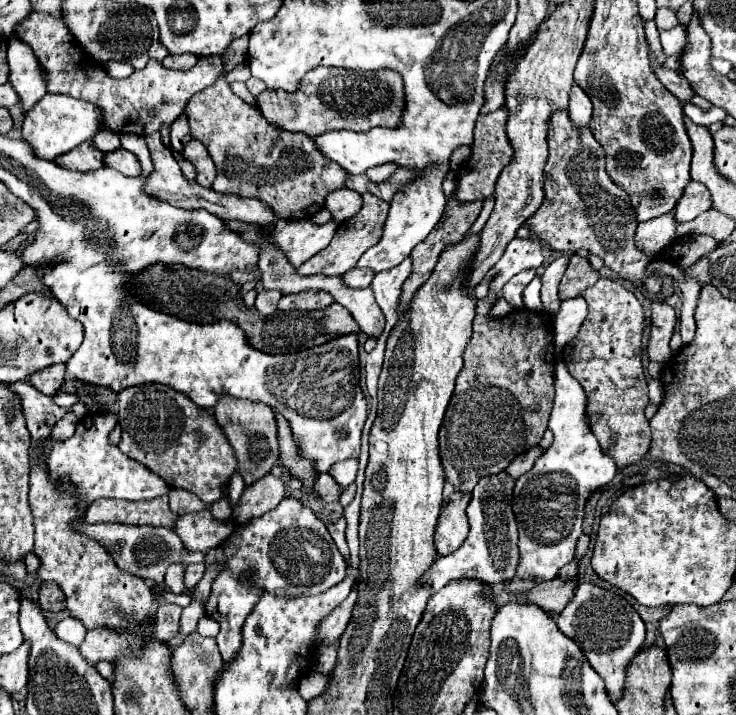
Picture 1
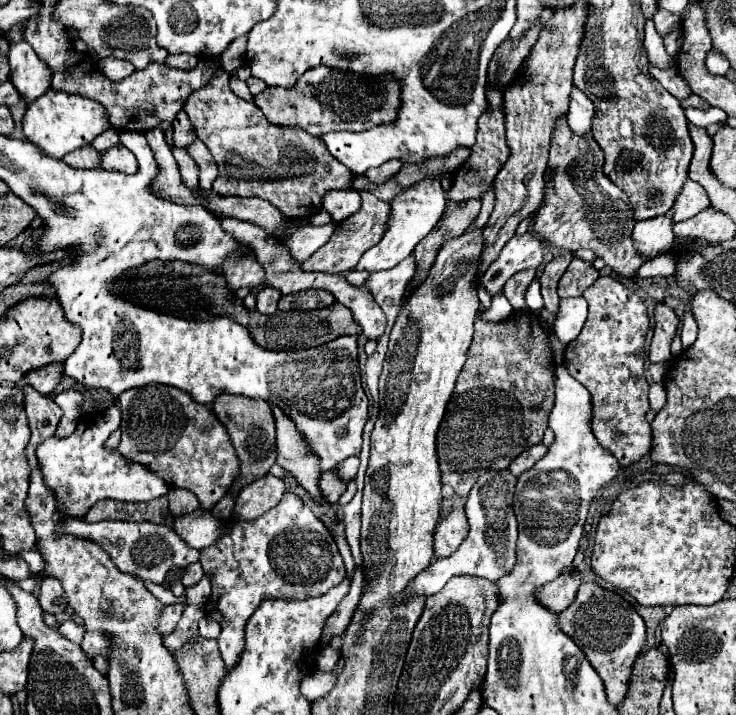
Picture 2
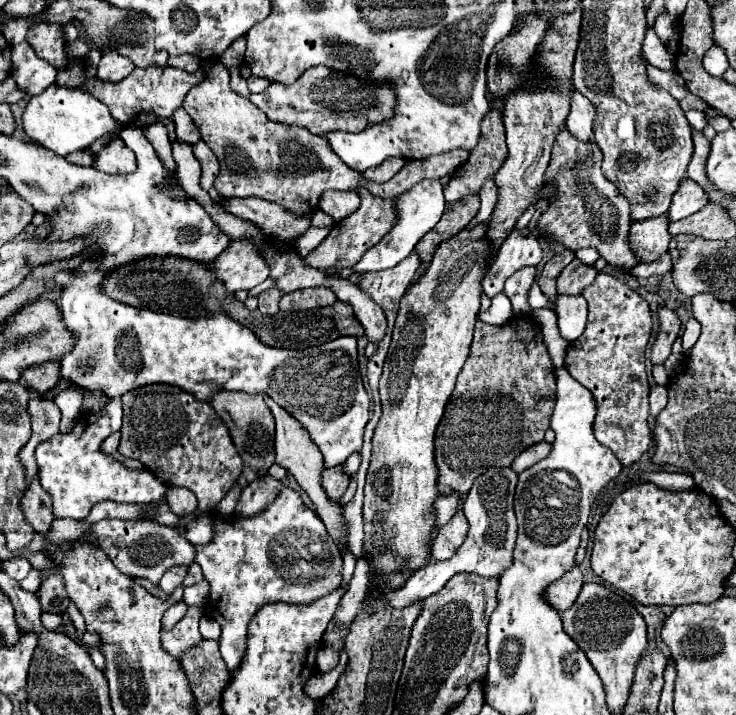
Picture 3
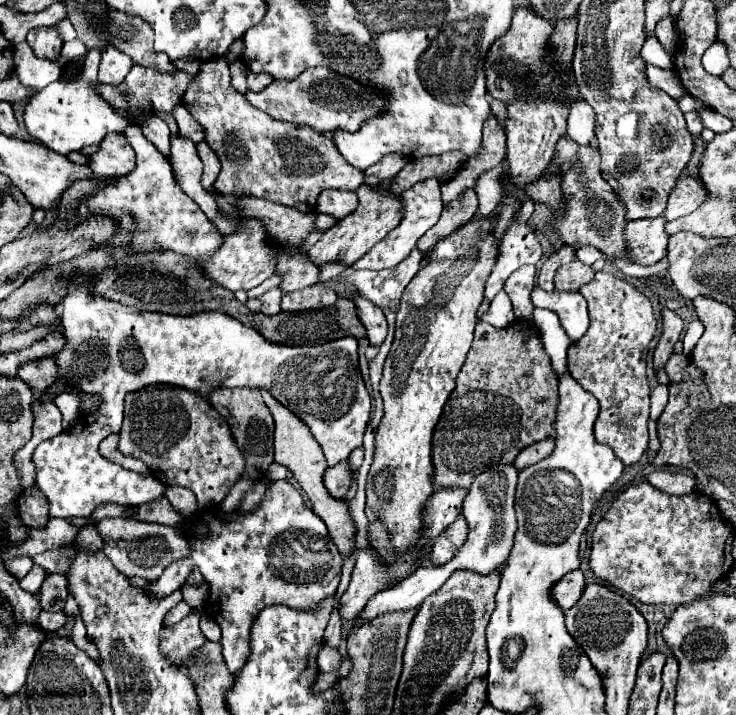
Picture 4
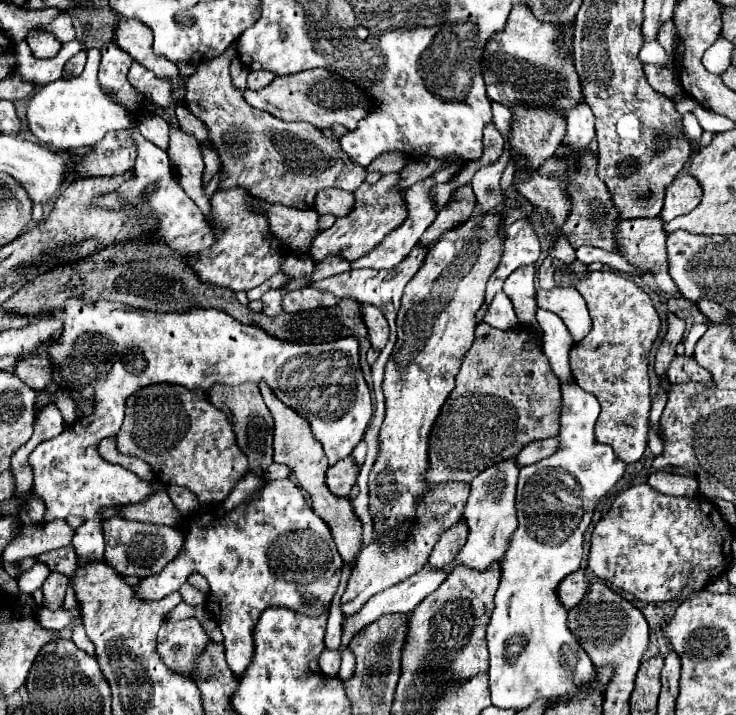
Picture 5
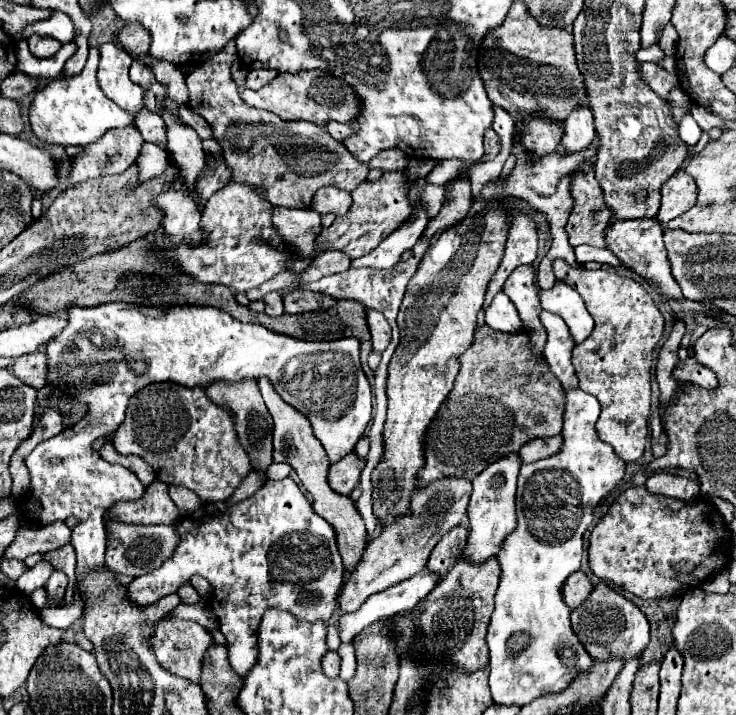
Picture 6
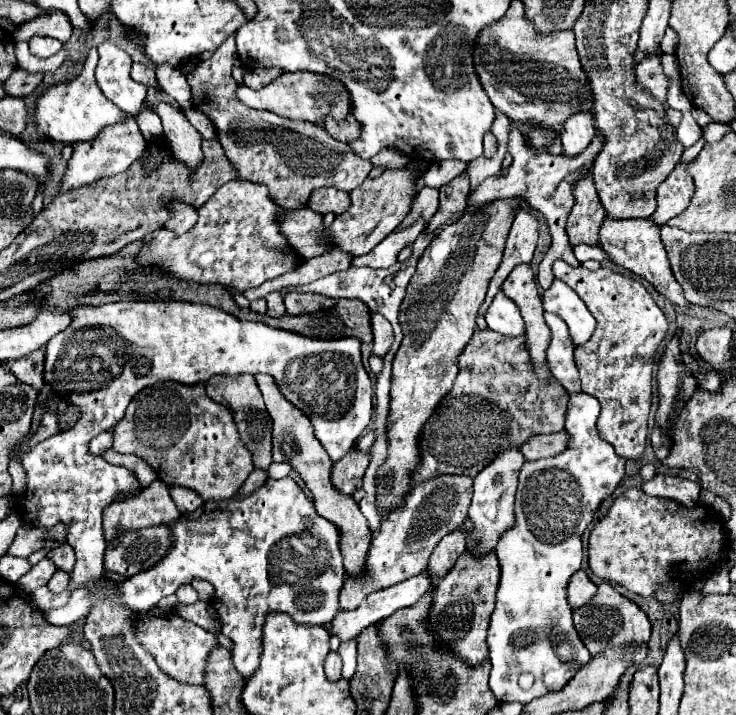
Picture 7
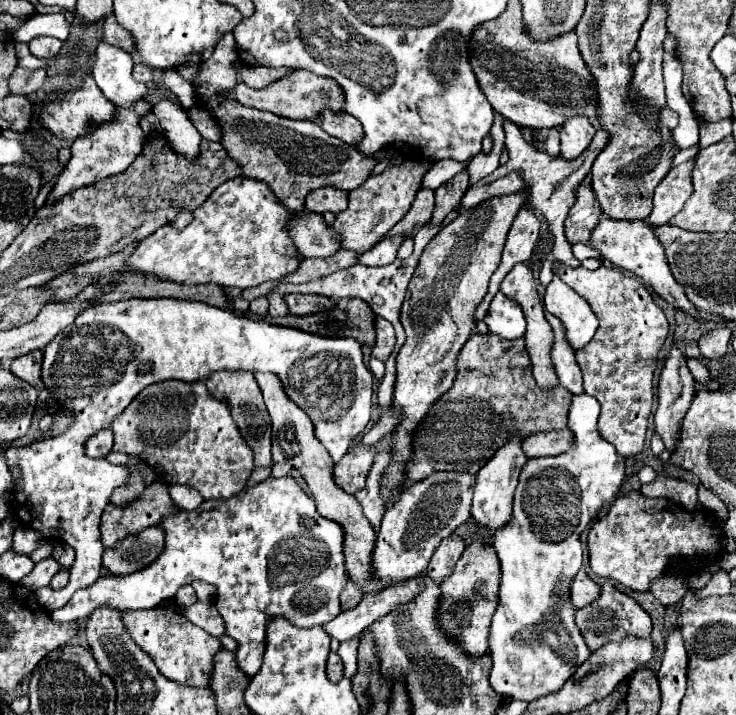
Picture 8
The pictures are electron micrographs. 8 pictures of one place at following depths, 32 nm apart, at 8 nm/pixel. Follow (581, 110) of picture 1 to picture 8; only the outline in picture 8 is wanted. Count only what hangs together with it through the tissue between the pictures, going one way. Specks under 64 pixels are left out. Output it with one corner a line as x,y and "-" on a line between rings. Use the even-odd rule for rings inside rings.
574,116
560,130
560,158
574,160
580,156
594,138
594,126
584,116

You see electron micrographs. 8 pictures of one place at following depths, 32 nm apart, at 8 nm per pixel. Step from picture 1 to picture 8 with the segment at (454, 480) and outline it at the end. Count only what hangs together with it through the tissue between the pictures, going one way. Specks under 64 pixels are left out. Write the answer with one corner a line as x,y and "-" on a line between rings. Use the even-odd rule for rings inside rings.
472,334
456,358
456,378
452,388
440,396
440,400
436,400
436,404
430,408
430,414
416,426
412,436
412,456
404,466
404,476
410,482
418,482
436,470
462,470
476,474
512,432
520,432
520,436
526,438
532,432
566,428
572,396
574,394
564,386
556,386
552,390
536,388
524,338
504,340
492,334

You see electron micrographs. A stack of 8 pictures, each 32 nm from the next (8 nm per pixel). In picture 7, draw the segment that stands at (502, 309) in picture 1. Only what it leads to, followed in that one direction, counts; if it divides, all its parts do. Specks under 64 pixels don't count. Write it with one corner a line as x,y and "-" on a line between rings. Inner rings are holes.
498,292
486,312
486,324
490,330
496,330
502,336
514,336
514,316
516,304
504,296
504,292

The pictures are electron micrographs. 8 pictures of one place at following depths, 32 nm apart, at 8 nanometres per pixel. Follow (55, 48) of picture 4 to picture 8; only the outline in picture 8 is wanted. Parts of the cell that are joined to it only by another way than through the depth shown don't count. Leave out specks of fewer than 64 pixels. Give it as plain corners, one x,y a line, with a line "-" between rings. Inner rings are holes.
36,38
36,40
30,42
30,52
36,58
44,58
46,60
46,58
52,58
52,56
58,54
60,48
56,48
56,46
62,46
62,42
56,40
56,38

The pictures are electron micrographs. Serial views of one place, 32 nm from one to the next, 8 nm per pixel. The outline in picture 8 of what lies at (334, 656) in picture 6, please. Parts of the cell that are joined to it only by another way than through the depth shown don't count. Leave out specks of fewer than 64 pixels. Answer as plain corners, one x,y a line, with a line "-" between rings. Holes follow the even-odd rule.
330,652
330,656
328,656
326,674
328,674
330,682
340,682
344,678
344,666
342,666
342,660
336,652

